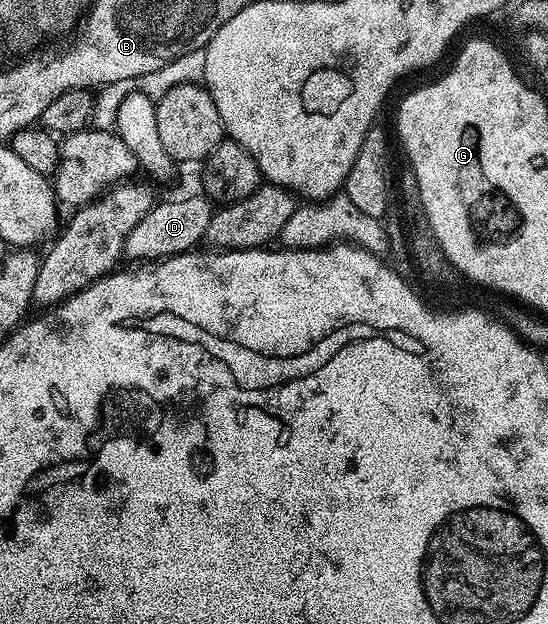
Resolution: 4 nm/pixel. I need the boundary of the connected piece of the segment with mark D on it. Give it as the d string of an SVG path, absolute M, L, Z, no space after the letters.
M206 195L187 197L184 201L163 201L151 208L129 231L129 239L125 239L122 256L131 263L154 263L164 257L175 257L178 253L190 253L196 248L198 241L202 242L207 236L207 228L211 222L213 202Z

